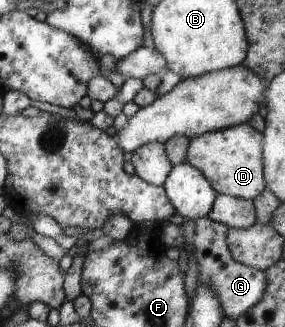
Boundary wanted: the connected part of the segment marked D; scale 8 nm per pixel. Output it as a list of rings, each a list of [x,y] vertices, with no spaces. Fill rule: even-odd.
[[[249,123],[195,137],[189,145],[187,162],[202,170],[219,195],[255,200],[268,188],[264,166],[264,134]]]

